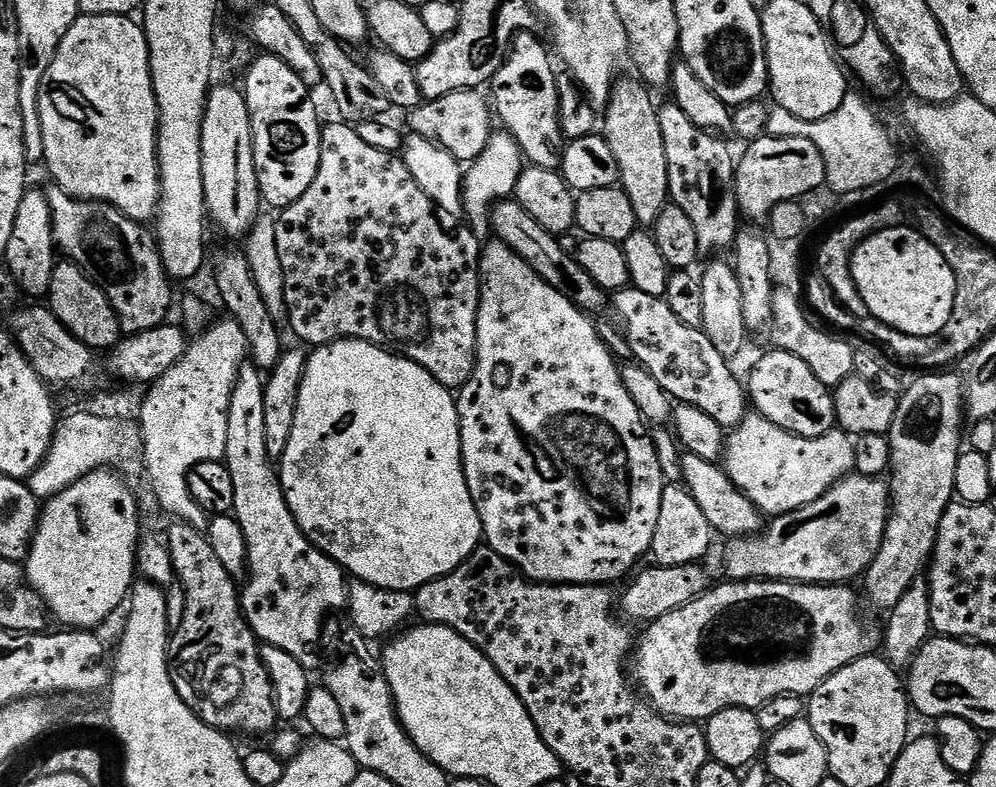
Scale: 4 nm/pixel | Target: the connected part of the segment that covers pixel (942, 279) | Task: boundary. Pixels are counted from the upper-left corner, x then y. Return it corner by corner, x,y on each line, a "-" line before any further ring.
897,226
875,232
866,238
856,248
852,255
852,277
856,283
858,294
866,302
869,317
880,320
886,326
896,328
911,336
939,337
947,329
954,302
956,301
956,275
948,264
948,257
942,255
923,232
915,227

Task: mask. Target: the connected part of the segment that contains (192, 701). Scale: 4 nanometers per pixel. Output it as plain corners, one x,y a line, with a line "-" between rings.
172,522
172,525
168,528
168,540
166,539
166,547
168,549
169,556
172,559
172,565
175,568
175,575
178,577
178,582
186,590
186,614
182,614
182,626
178,626
171,633
168,641
168,673
174,682
174,690
178,690
178,694
182,698
182,702
186,702
186,706
190,706
190,710
195,712
200,719
206,721
211,728
221,729
228,734
233,734
232,732
245,732
248,736
266,735
265,737
267,737
269,733
277,727
275,724
278,724
278,717
276,715
276,699
274,698
274,690
272,689
272,683
268,677
268,671
260,657
260,649
262,645
260,641
257,640
256,635
252,633
252,628
248,625
248,619
244,616
244,610
240,607
241,593
238,591
237,581
226,570
226,566
222,566
222,562
218,559
218,554
214,554
214,546
210,546
207,535
205,535
201,529
196,528
192,524

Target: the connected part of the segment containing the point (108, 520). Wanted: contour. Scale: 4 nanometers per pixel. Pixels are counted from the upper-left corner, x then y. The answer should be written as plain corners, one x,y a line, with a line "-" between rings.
97,470
89,476
75,480
66,490
43,505
36,537
28,549
26,580
41,596
51,619
68,630
96,630
111,612
120,608
120,603
129,599
133,591
132,579
138,576
137,549
140,537
140,508
136,496
128,484
115,471

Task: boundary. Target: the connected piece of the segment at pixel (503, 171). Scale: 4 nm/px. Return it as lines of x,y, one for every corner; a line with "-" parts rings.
507,130
493,131
490,142
484,147
482,154
467,165
463,173
463,213
468,216
467,223
477,237
484,238
489,235
493,208
515,193
518,178
525,167
526,161
518,142

